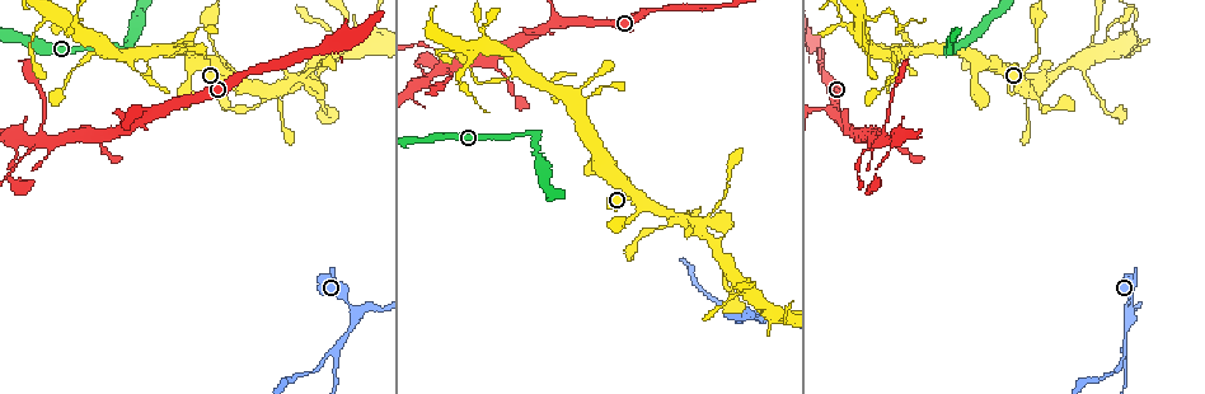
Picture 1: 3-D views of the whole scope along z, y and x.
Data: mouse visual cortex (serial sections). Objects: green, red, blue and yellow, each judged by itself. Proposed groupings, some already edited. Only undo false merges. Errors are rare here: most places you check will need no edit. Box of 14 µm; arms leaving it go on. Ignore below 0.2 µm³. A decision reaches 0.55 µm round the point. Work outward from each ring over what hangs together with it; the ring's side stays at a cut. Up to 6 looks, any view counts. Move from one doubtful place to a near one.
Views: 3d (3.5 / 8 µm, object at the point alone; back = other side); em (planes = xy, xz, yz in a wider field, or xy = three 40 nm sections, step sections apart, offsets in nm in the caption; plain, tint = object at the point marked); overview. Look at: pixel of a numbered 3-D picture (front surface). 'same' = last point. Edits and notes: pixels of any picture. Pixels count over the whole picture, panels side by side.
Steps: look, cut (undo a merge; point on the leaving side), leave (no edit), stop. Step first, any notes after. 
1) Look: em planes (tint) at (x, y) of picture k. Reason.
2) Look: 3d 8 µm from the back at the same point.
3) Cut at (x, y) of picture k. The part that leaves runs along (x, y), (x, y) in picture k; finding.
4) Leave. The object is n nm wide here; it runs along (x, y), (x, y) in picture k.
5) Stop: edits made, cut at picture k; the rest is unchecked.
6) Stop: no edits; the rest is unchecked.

Look: 3d 3.5 µm at (536, 135) of picture 1. Abrupt turn.

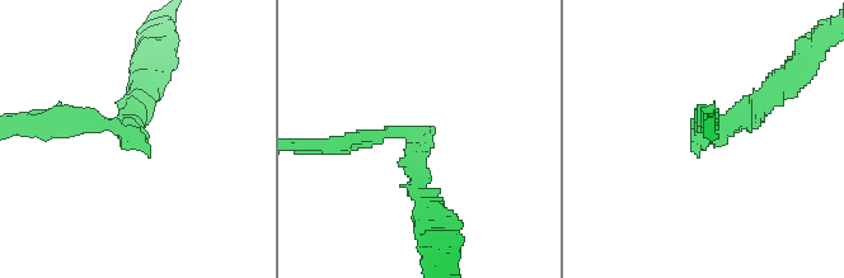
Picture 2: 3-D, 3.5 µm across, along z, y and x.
Look: em xy step 5 (tint) at (704, 138) of picture 2. The arms are 200, 250 nm wide.

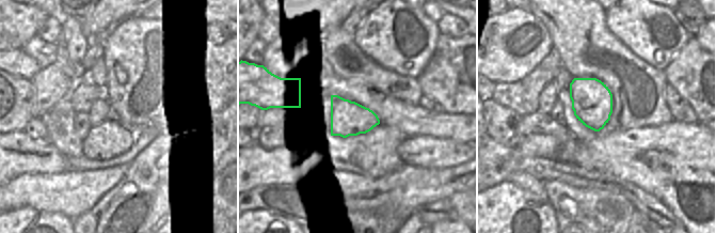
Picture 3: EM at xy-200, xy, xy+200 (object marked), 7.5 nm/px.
Cut at (746, 125) of picture 2. The part that leaves runs along (415, 140), (418, 192), (434, 234) in picture 2; two cells meet here.

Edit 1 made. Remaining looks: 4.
Look: 3d 3.5 µm at (877, 140) of picture 1. Thin arm on a thick one.

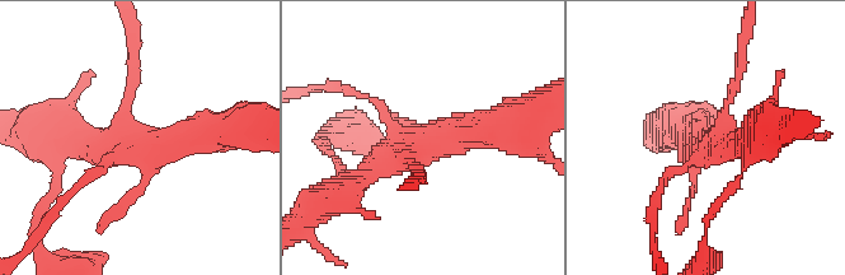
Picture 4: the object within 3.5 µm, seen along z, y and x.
Look: em planes (tint) at (714, 145) of picture 4.

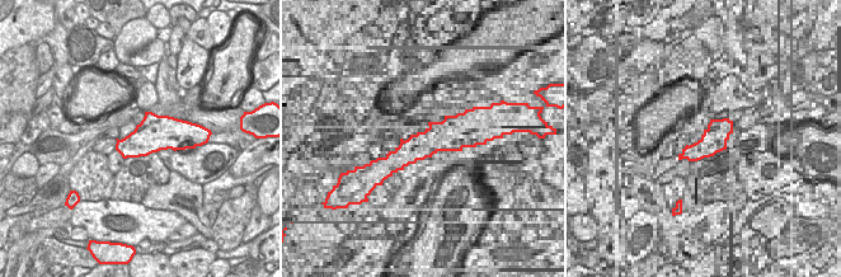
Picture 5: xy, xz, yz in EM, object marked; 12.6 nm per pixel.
Leave. It runs along (493, 131), (412, 147), (341, 190) in picture 4; one cell here.

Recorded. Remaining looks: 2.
Stop: edits made, cut at picture 2; the rest is unchecked.

